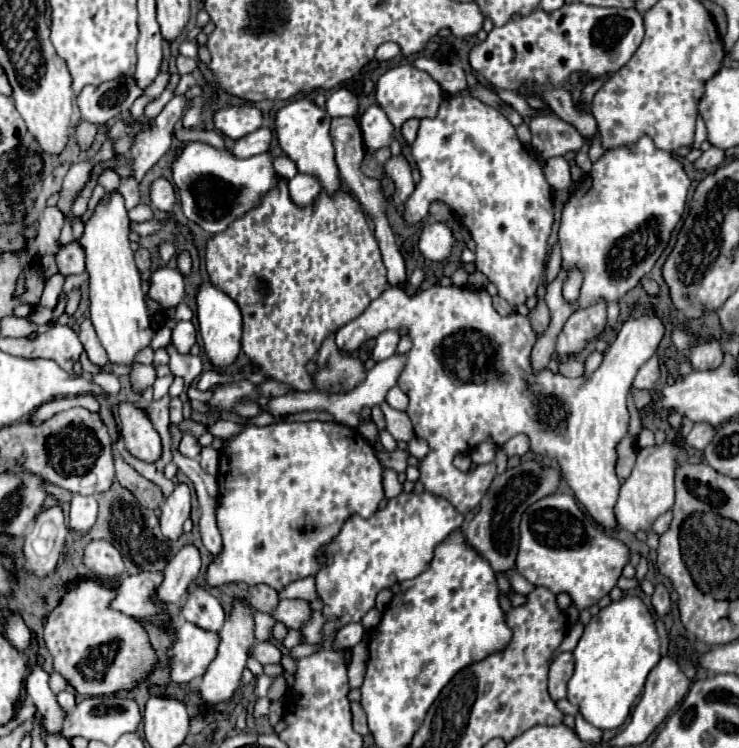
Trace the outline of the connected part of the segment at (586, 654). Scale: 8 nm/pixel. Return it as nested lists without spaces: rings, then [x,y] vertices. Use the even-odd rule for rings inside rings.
[[[634,595],[612,601],[590,619],[572,653],[576,669],[568,681],[568,701],[578,705],[590,725],[602,731],[616,729],[630,715],[634,701],[642,695],[650,669],[660,661],[660,639],[654,617]]]

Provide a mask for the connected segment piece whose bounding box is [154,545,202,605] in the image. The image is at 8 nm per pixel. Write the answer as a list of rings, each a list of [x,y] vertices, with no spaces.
[[[194,545],[182,547],[166,565],[164,579],[154,591],[154,599],[162,601],[164,605],[180,603],[188,589],[194,585],[194,579],[200,571],[200,555]]]

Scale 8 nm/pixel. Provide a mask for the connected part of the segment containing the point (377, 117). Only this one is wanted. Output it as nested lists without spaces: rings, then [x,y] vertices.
[[[370,105],[370,107],[362,113],[362,117],[360,117],[360,127],[362,127],[362,137],[364,137],[366,149],[374,151],[374,149],[378,149],[378,147],[390,145],[394,127],[392,127],[392,123],[388,121],[386,113],[382,111],[382,107]]]

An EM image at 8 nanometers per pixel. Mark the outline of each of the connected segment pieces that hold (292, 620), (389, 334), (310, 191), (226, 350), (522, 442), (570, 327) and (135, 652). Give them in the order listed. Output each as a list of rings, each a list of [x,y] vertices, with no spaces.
[[[282,599],[278,603],[278,607],[274,609],[272,617],[278,621],[278,623],[284,623],[288,629],[300,629],[308,617],[310,617],[310,607],[308,607],[308,601],[302,601],[302,599]]]
[[[384,331],[384,333],[380,333],[376,337],[376,347],[372,349],[372,359],[374,361],[384,361],[390,355],[394,355],[396,347],[398,347],[398,341],[400,341],[398,331]]]
[[[298,173],[294,179],[290,179],[288,183],[290,187],[290,197],[296,205],[310,205],[314,201],[314,197],[322,191],[320,181],[314,175],[308,173]]]
[[[204,281],[196,289],[196,305],[198,305],[198,327],[204,341],[204,351],[214,365],[226,367],[240,353],[240,333],[242,333],[242,313],[232,297],[228,297],[222,289],[218,289],[212,281]]]
[[[516,435],[516,437],[512,437],[510,441],[506,441],[506,443],[502,445],[502,451],[504,451],[506,457],[514,457],[514,455],[522,457],[528,449],[530,449],[530,447],[528,447],[526,435]]]
[[[598,303],[588,309],[578,309],[558,335],[556,351],[560,357],[572,357],[582,351],[588,339],[598,337],[606,325],[606,303]]]
[[[74,583],[68,589],[70,591],[62,597],[60,605],[46,617],[44,627],[44,641],[54,657],[54,671],[60,673],[82,695],[114,695],[118,689],[132,689],[150,673],[152,665],[156,663],[146,631],[136,619],[110,609],[114,589],[108,591],[100,583]]]

